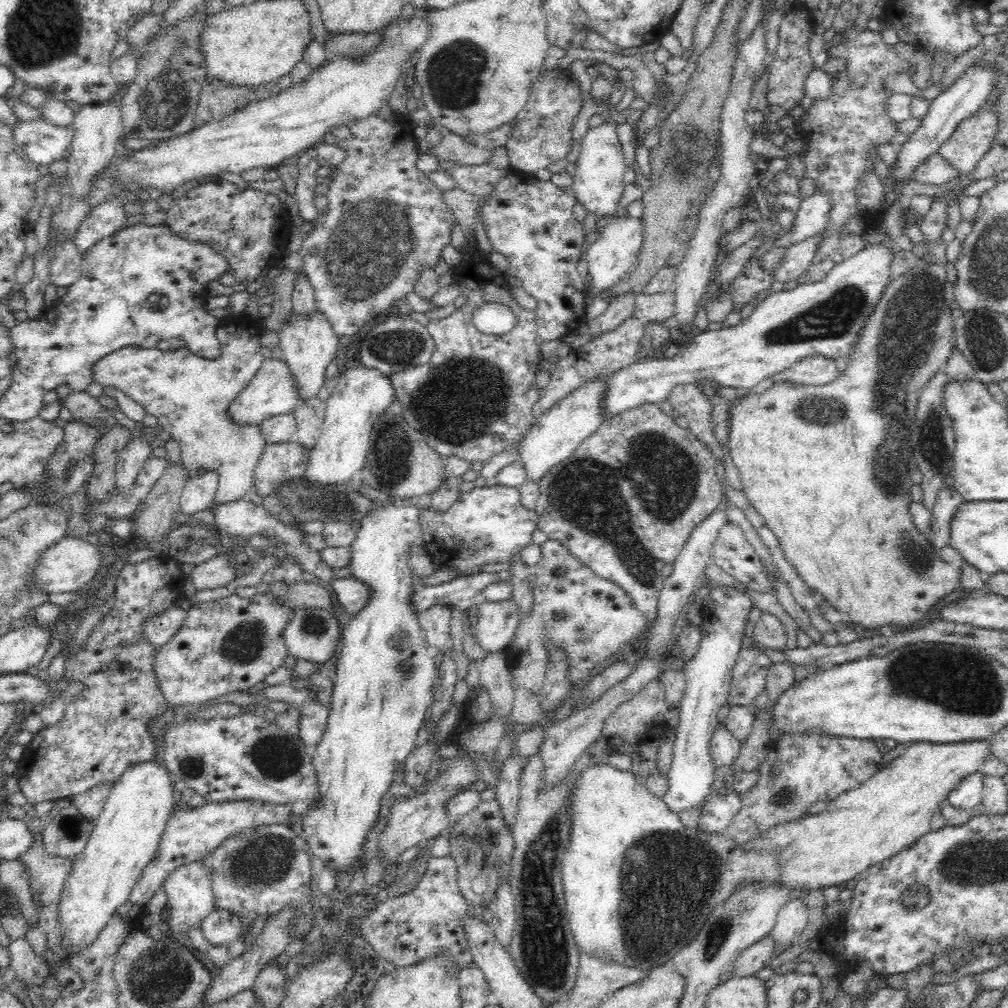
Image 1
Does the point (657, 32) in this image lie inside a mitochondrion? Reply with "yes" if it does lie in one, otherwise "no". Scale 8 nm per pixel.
no

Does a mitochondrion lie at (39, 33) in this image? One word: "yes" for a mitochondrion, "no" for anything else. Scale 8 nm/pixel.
yes

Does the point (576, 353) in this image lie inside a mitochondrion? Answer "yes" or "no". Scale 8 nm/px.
no

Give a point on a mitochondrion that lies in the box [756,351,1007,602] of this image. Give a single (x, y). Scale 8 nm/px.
(826, 414)

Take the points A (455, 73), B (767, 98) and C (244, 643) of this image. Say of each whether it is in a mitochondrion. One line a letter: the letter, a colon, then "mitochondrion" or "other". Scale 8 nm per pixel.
A: mitochondrion
B: other
C: mitochondrion

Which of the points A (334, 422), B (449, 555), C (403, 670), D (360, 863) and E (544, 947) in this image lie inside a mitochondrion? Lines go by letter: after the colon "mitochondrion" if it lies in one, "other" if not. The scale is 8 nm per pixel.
A: other
B: other
C: mitochondrion
D: other
E: mitochondrion

